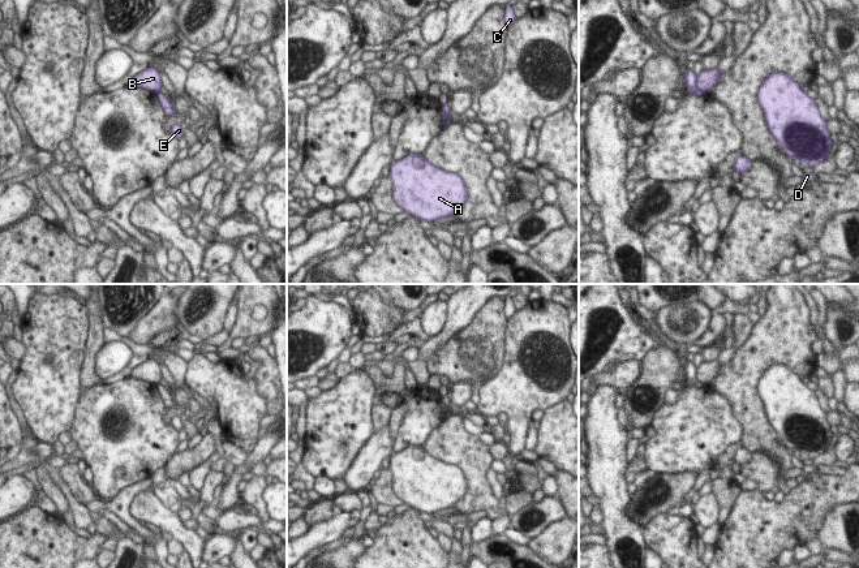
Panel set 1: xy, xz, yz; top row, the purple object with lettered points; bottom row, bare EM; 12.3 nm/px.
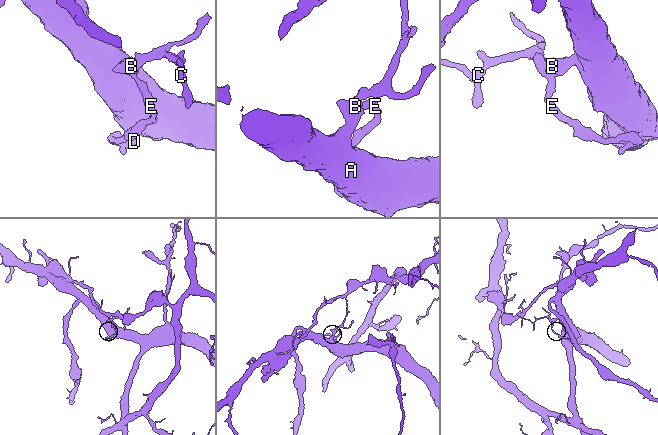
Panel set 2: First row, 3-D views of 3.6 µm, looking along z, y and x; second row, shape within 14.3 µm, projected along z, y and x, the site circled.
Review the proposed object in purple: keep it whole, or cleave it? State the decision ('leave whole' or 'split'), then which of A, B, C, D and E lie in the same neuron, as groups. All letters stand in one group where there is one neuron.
split | A B / C D E

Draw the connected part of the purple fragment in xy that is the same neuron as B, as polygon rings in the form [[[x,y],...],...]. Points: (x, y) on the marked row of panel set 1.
[[[147,68],[142,73],[136,74],[130,85],[158,92],[162,87],[162,76],[155,68]]]

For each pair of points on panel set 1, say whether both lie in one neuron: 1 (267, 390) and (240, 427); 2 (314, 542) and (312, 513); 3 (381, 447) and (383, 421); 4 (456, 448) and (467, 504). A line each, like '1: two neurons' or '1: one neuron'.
1: two neurons
2: two neurons
3: two neurons
4: one neuron

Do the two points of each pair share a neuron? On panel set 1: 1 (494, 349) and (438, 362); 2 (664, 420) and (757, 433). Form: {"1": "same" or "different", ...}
{"1": "same", "2": "different"}

